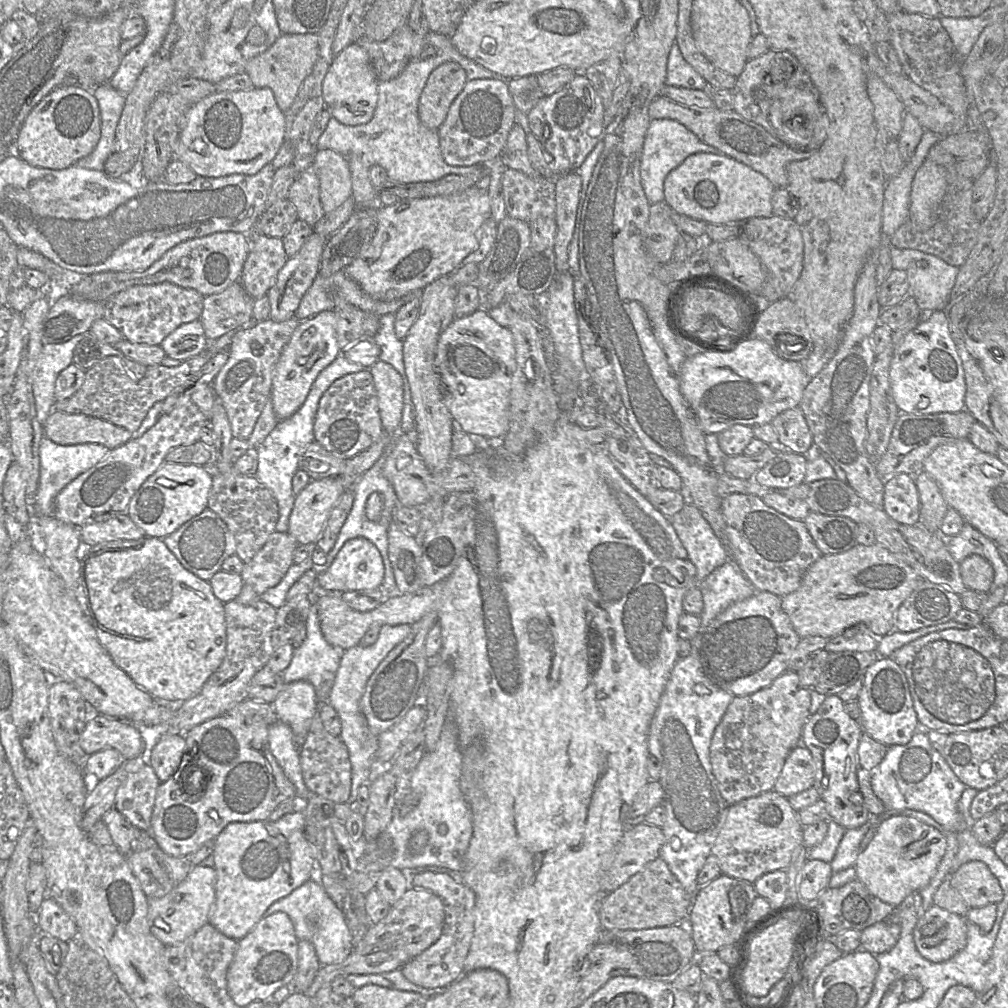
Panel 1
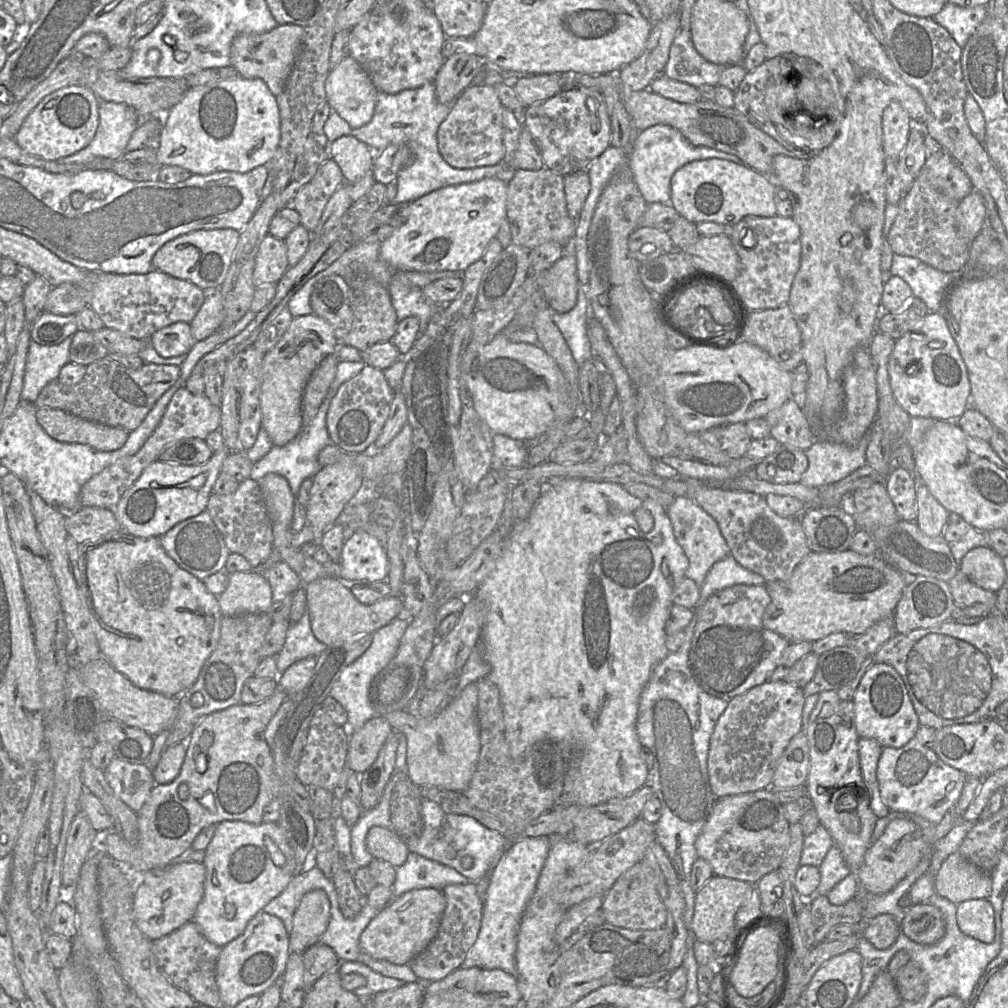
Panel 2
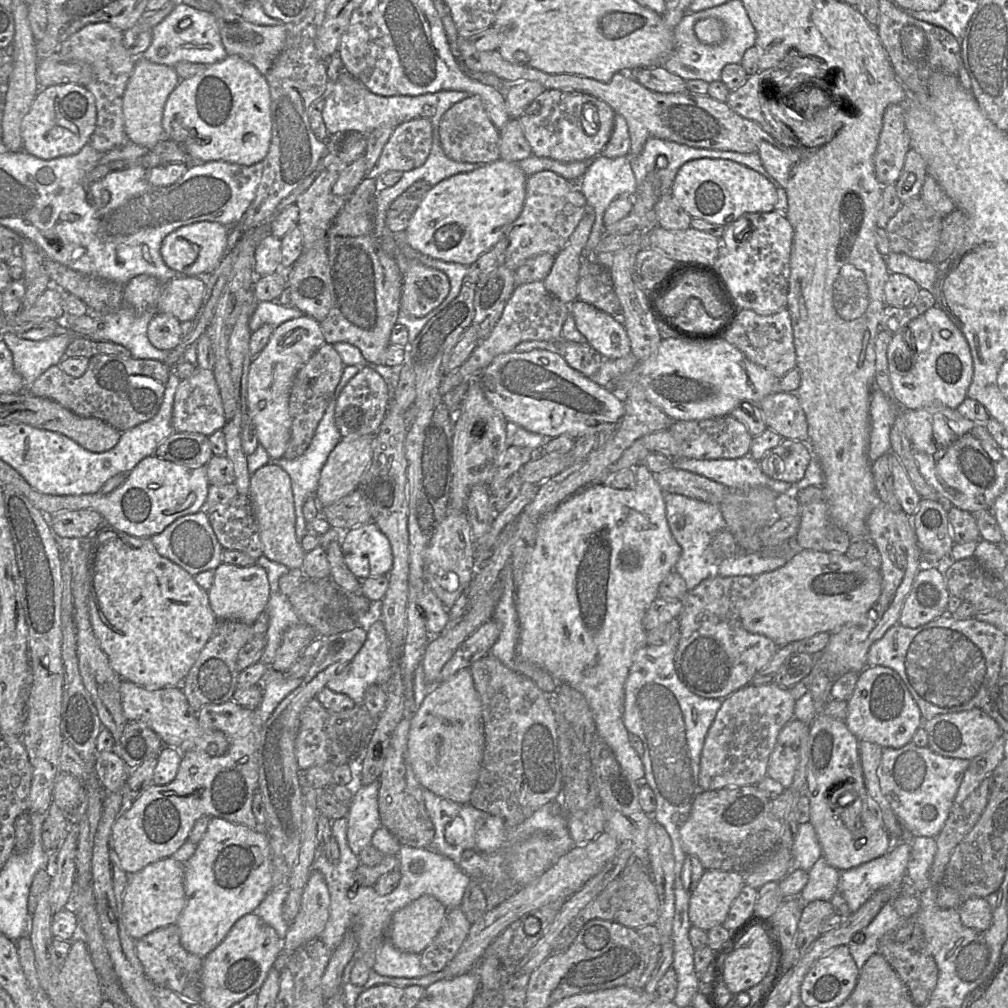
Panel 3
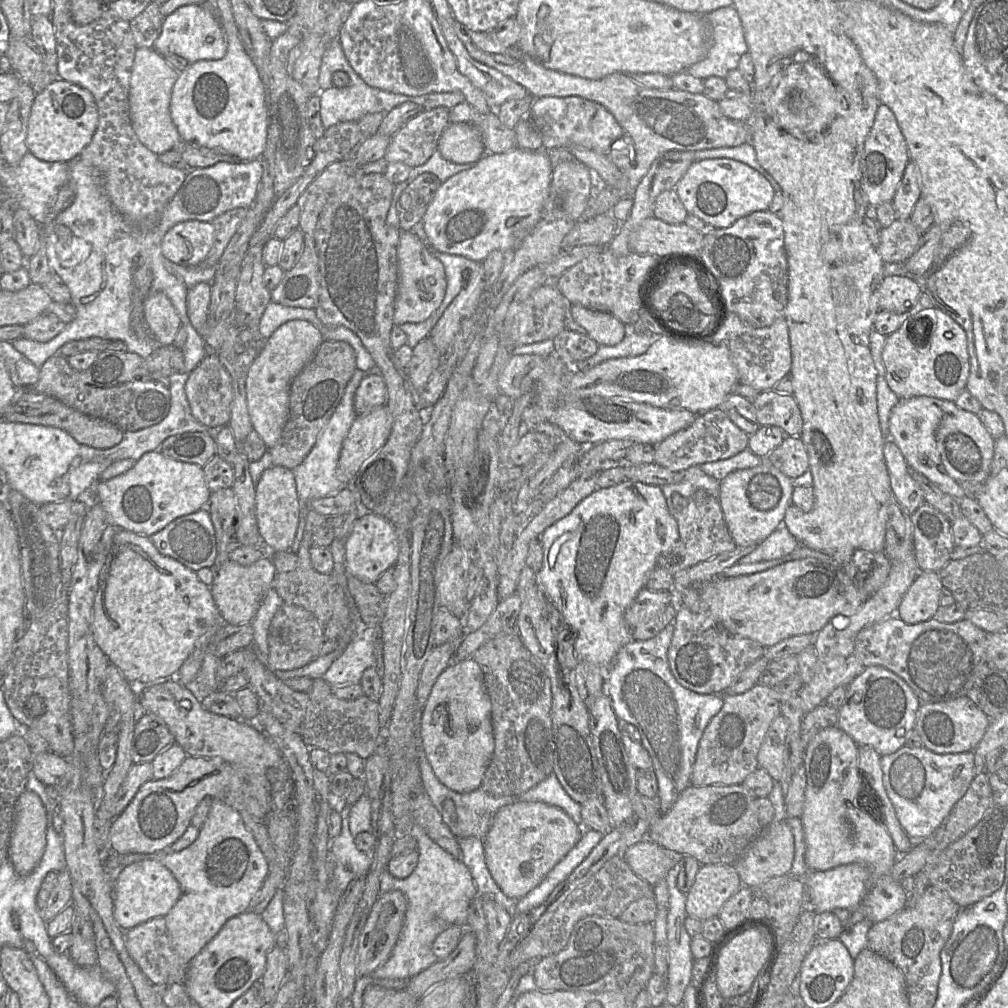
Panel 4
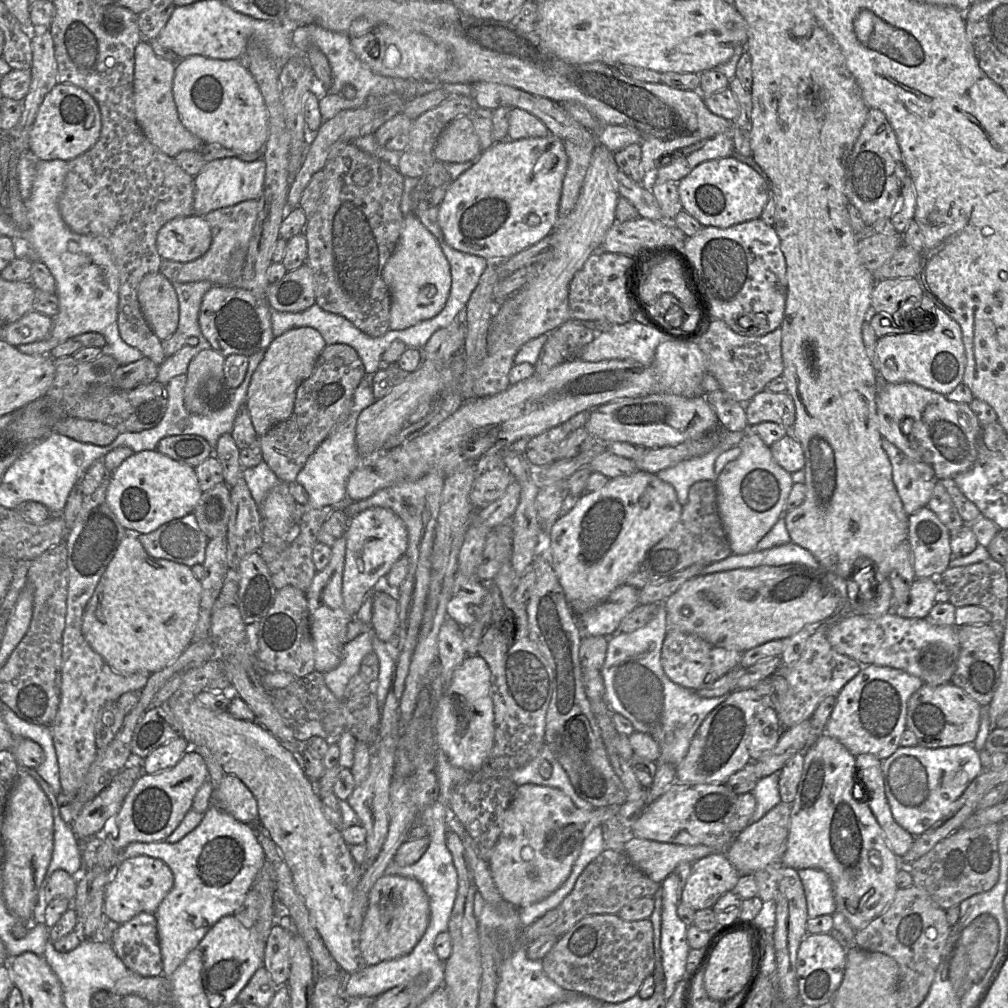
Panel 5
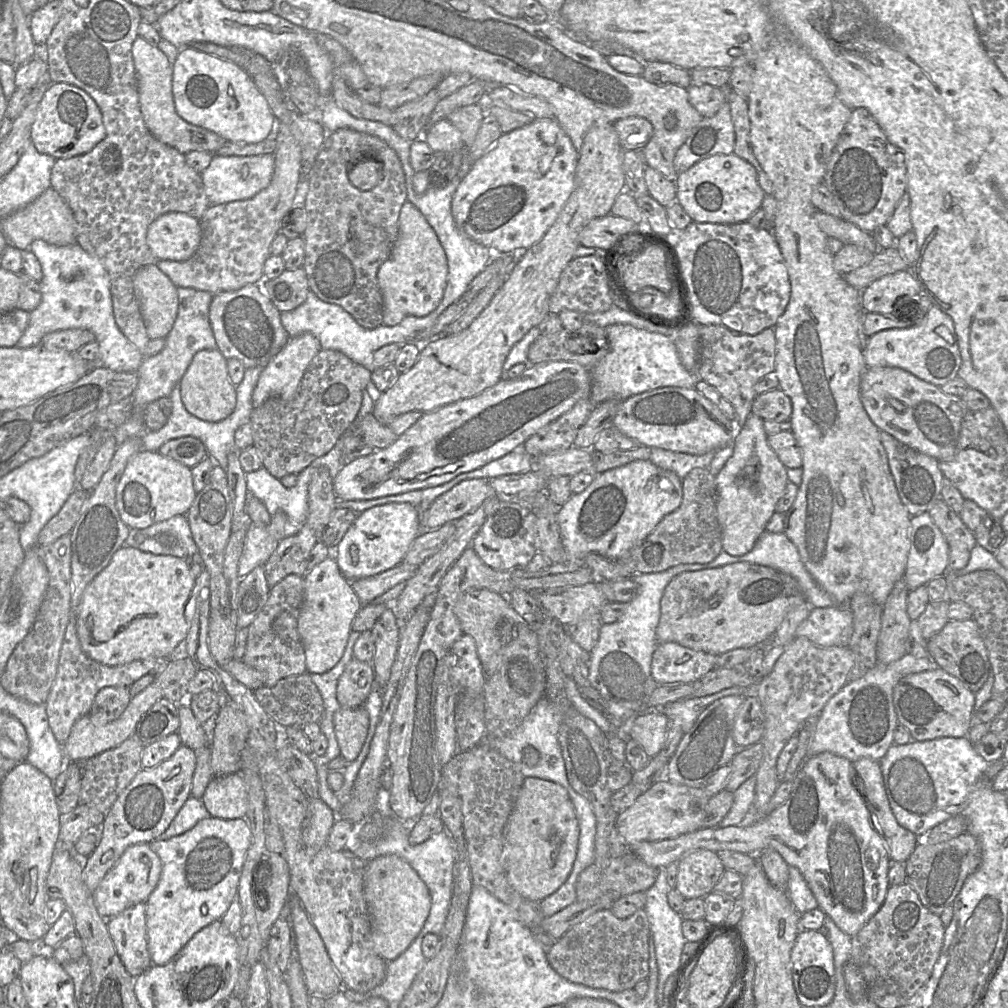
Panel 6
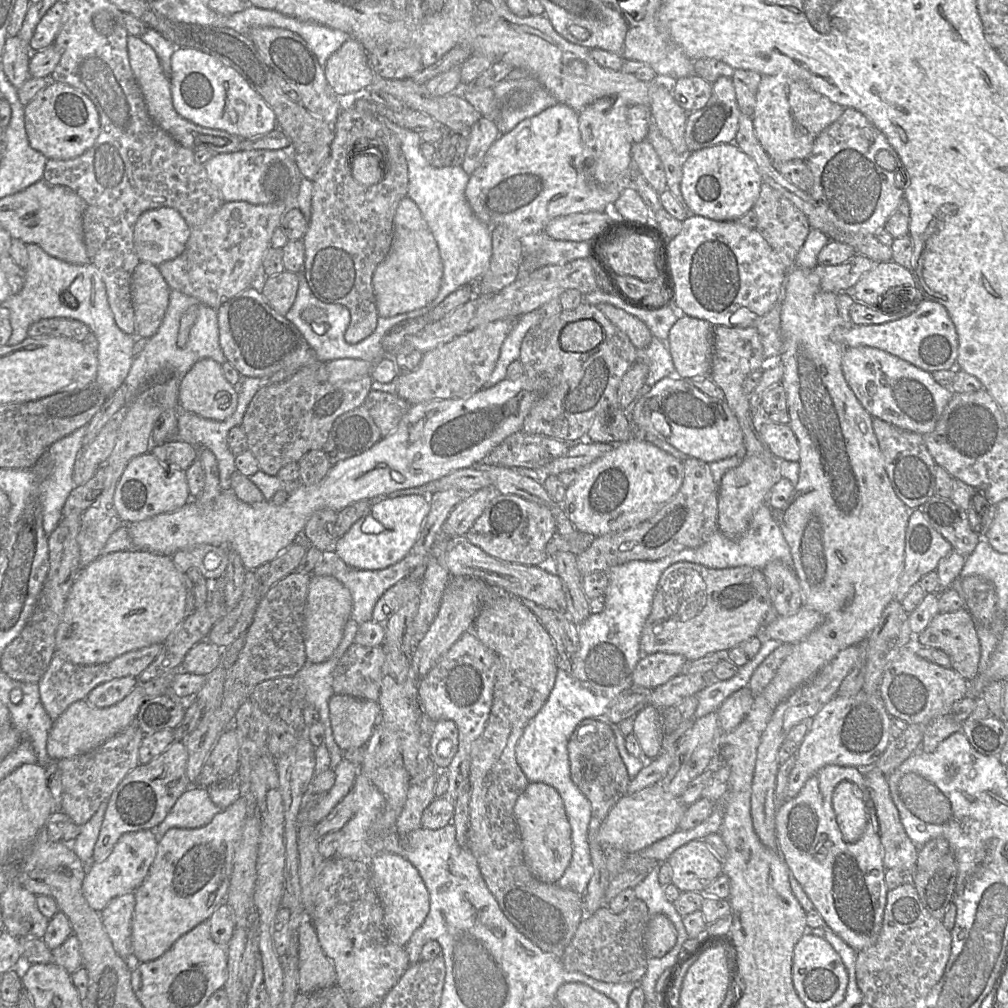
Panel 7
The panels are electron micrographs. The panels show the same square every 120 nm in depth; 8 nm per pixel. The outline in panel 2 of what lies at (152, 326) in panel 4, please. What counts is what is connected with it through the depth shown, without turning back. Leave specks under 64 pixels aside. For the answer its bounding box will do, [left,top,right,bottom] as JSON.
[149,322,195,358]

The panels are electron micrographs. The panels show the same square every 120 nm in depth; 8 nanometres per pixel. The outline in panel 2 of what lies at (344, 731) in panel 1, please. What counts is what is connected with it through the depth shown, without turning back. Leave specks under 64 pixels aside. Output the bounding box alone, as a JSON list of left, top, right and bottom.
[330,615,409,731]

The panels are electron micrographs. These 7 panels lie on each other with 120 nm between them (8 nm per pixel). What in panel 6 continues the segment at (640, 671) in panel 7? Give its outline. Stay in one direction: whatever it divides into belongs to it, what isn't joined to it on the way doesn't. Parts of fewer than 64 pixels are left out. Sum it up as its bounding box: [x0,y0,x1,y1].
[651,642,717,684]

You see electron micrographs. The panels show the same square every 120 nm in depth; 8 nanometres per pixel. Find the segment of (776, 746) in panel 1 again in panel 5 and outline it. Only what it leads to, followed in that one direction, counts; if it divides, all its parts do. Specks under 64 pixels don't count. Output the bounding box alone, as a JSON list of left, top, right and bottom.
[676,688,767,784]

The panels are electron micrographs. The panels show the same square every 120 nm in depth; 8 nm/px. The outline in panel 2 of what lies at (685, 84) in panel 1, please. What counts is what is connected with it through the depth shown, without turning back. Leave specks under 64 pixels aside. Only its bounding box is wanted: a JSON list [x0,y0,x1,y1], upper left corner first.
[663,29,726,88]

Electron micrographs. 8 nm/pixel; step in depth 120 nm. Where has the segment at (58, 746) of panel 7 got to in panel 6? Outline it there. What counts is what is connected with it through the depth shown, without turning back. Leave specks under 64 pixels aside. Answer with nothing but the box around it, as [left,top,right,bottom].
[62,683,163,761]

